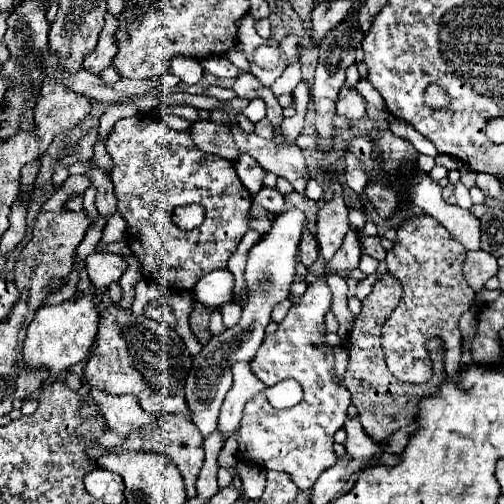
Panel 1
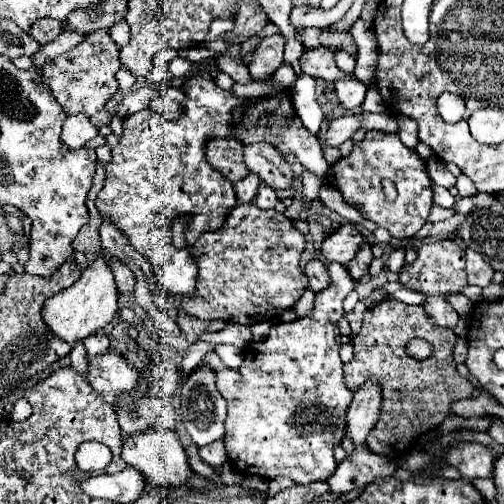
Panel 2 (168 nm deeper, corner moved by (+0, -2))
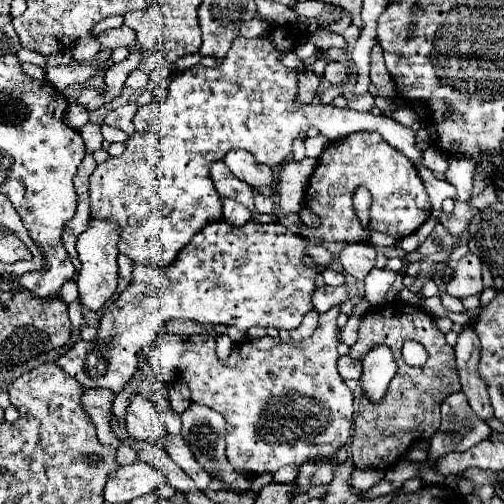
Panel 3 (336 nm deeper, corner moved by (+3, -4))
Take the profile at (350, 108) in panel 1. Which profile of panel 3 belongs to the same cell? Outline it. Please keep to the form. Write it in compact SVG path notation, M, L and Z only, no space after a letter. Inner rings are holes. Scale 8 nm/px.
M330 63L330 65L326 67L324 77L326 77L326 81L330 81L332 85L342 85L342 83L348 79L346 65L342 65L342 63Z

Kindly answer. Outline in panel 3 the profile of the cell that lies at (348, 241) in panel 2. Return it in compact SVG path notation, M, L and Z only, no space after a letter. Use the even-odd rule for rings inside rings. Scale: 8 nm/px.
M366 241L348 243L340 251L338 259L348 275L352 275L356 279L364 279L368 275L368 271L374 267L376 249L374 249L374 245L370 245Z

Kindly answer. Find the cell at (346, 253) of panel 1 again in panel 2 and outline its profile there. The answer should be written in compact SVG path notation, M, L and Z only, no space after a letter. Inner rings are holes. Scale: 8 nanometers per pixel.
M331 263L327 269L331 275L331 285L315 297L315 309L311 317L297 319L295 323L273 325L265 339L251 341L245 347L245 359L241 367L231 369L223 365L215 351L207 351L203 357L201 365L207 365L215 373L217 391L223 395L229 407L225 421L225 451L241 475L261 475L267 479L285 475L295 483L309 485L313 481L327 481L337 467L333 449L345 437L345 415L353 399L353 391L345 385L343 379L343 363L339 359L341 333L337 323L343 317L343 301L353 291L353 279L341 263Z

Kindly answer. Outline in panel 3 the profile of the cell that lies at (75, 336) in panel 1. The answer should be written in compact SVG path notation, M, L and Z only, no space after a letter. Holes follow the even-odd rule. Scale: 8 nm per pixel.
M92 219L88 229L78 237L78 259L82 263L82 269L78 271L78 295L82 309L88 311L102 311L106 301L114 295L116 283L118 283L118 229L112 223L96 221Z

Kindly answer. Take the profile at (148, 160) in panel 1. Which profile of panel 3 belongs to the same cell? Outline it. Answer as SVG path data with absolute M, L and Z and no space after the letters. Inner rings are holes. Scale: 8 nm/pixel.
M280 25L272 27L268 37L246 39L236 37L228 57L214 69L204 65L194 65L170 81L168 97L160 103L156 117L150 121L144 133L134 131L128 135L128 149L120 157L108 157L100 163L90 177L90 209L92 219L110 221L120 229L118 251L128 255L134 263L168 267L176 261L178 253L188 245L188 241L204 229L204 225L222 219L222 199L216 193L210 179L210 163L222 159L230 149L239 148L249 151L259 163L268 167L278 167L292 153L296 139L306 139L306 131L314 125L328 139L344 139L356 131L376 131L392 147L402 151L414 165L422 163L422 151L416 149L416 135L412 129L396 123L390 117L360 113L354 109L322 105L322 103L298 103L298 77L292 69L280 63L282 55L294 49L300 33L296 27Z

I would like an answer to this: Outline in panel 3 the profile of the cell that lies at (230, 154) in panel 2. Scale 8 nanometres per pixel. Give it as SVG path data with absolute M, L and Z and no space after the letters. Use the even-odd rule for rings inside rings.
M218 159L210 165L210 175L212 175L214 187L220 193L220 197L232 197L232 199L240 201L244 207L248 207L250 211L254 211L254 203L252 203L254 189L250 185L246 185L244 181L240 181L238 177L234 177L222 159Z

